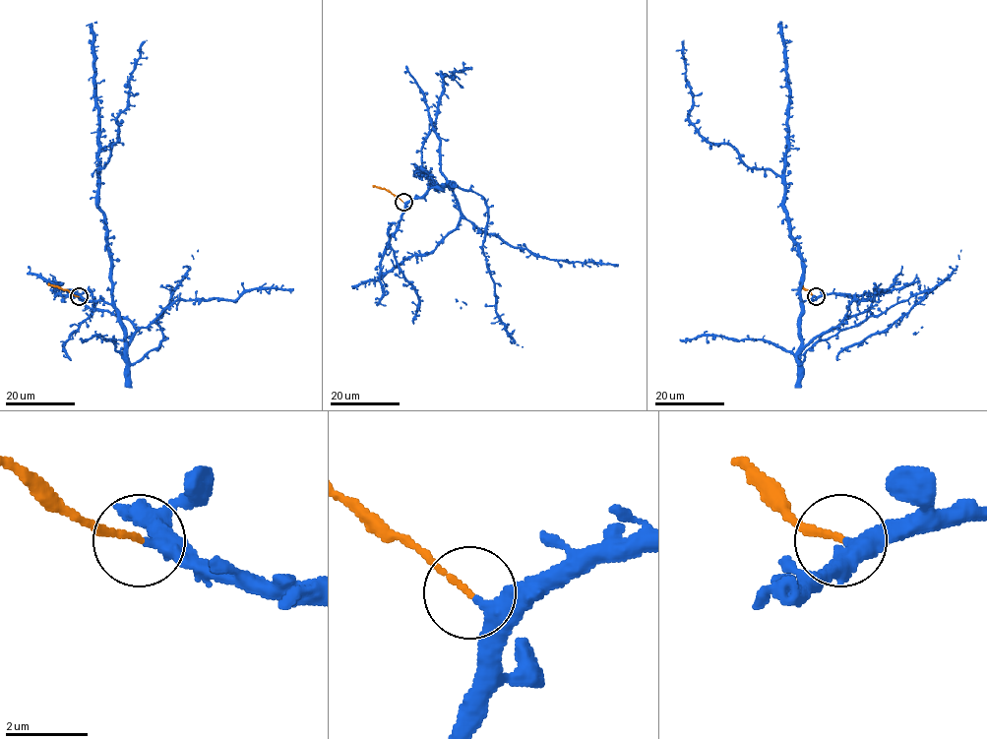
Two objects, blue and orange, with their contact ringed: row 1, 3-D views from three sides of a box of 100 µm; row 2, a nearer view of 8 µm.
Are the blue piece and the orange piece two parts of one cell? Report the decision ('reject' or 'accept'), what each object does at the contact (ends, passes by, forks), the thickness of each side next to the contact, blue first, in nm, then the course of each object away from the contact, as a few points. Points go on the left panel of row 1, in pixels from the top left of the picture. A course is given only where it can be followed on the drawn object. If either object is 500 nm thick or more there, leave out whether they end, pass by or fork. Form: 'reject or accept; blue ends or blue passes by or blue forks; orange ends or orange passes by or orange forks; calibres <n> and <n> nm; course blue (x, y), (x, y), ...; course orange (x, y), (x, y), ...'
reject; blue passes by; orange ends; calibres 300 and 140 nm; course blue (79, 296), (111, 302), (96, 169), (117, 140), (117, 116), (147, 40); course orange (79, 296), (48, 283)

